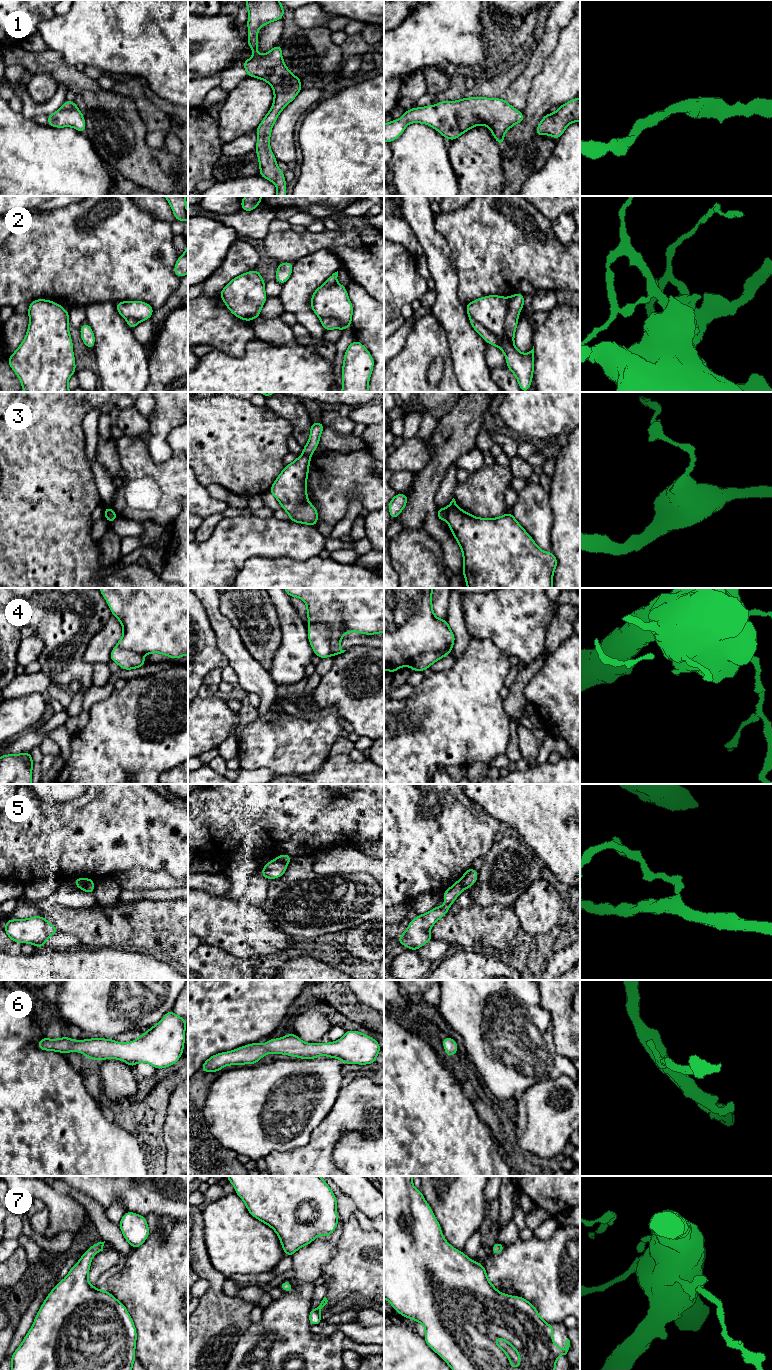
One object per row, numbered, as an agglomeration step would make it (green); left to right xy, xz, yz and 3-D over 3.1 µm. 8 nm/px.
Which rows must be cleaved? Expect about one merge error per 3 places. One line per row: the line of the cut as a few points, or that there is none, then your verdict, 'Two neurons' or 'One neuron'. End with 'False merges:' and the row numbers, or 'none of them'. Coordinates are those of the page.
1: No split. One neuron
2: Split along yz (508, 298), (504, 336), (513, 342). Two neurons
3: Split along yz (446, 508), (447, 519). Two neurons
4: No split. One neuron
5: Split along xy (91, 879), (81, 889). Two neurons
6: No split. One neuron
7: No split. One neuron
False merges: 2, 3, 5

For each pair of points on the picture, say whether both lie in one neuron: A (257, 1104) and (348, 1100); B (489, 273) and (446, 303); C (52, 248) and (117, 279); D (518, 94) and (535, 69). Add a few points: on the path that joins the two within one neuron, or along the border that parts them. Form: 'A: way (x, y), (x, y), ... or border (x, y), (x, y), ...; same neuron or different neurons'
A: border (341, 1087), (332, 1109), (322, 1121); different neurons
B: border (456, 272), (459, 284), (458, 297), (465, 304); different neurons
C: way (68, 255), (76, 262), (101, 264); same neuron
D: way (519, 88), (529, 75); same neuron

